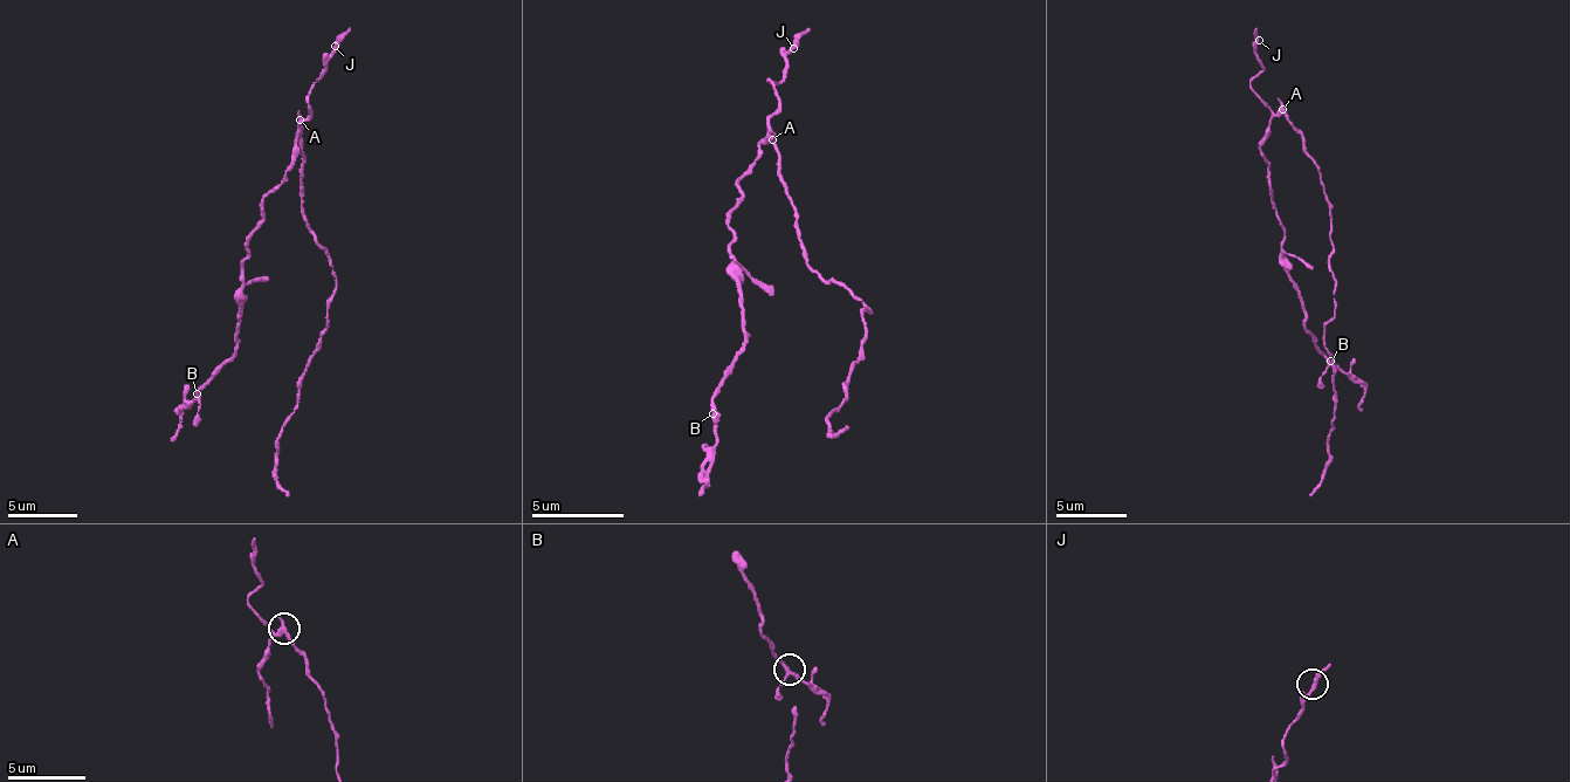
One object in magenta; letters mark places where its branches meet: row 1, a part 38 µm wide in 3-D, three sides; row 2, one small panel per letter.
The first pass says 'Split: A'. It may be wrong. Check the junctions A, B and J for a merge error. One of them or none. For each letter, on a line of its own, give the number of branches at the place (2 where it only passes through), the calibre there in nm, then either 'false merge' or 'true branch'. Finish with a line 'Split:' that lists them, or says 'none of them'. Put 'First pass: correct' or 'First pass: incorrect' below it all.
A: branches 3; calibre 190 nm; false merge
B: branches 3; calibre 190 nm; true branch
J: branches 2; calibre 220 nm; true branch
Split: A
First pass: correct

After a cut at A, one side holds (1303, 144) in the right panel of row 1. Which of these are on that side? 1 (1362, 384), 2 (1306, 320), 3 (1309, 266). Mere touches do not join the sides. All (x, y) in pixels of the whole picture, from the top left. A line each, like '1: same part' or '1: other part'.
1: other part
2: other part
3: other part

